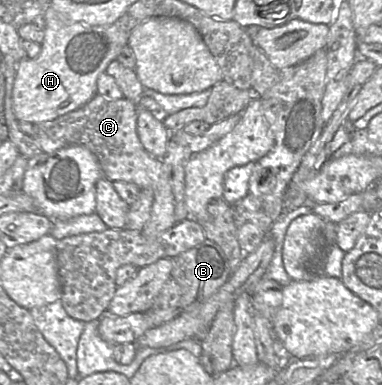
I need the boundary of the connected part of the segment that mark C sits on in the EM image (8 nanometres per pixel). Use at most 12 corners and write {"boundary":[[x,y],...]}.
{"boundary":[[96,93],[33,127],[46,154],[88,149],[102,176],[153,192],[150,238],[175,224],[162,160],[137,134],[138,106]]}

